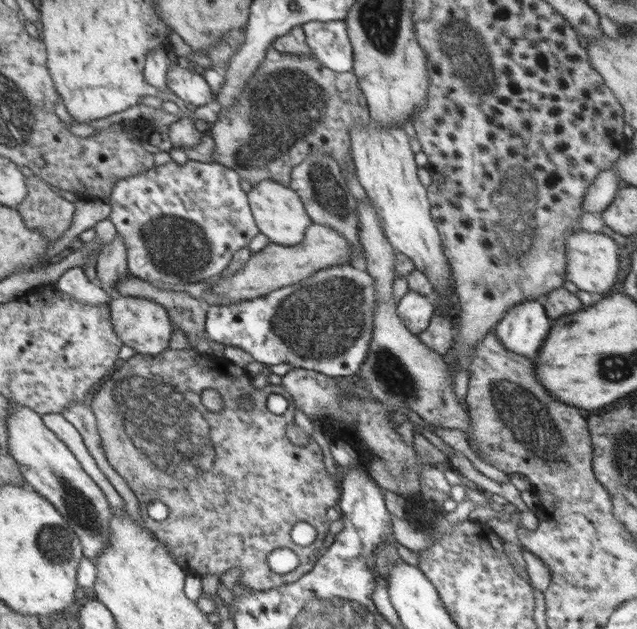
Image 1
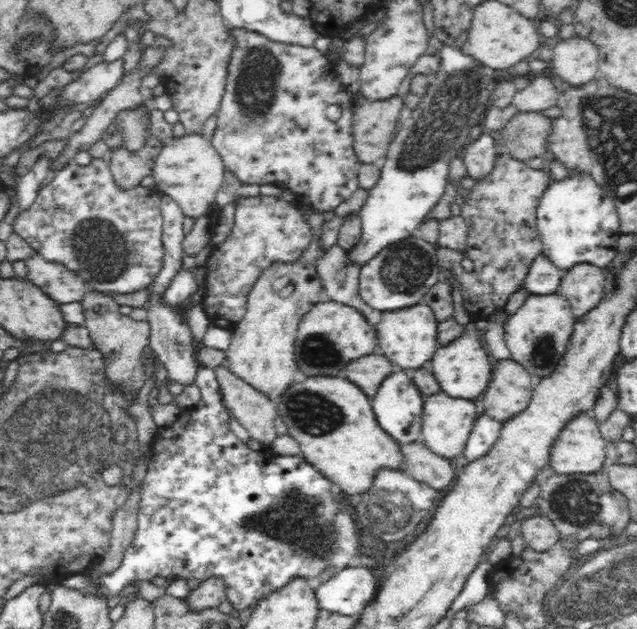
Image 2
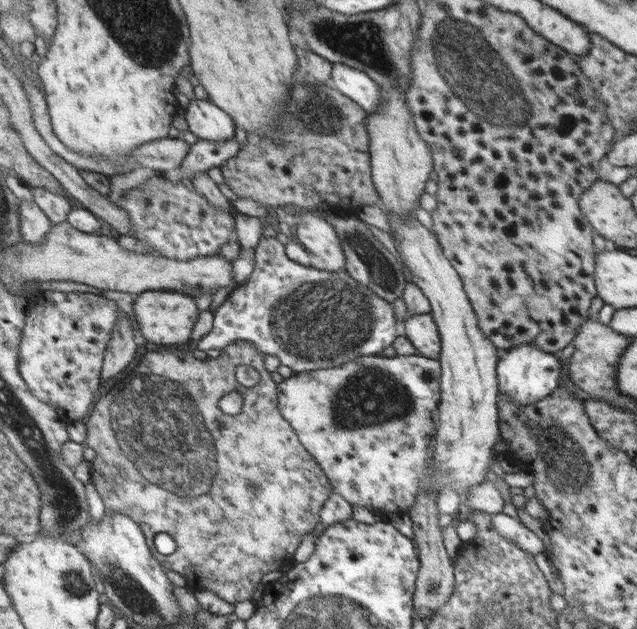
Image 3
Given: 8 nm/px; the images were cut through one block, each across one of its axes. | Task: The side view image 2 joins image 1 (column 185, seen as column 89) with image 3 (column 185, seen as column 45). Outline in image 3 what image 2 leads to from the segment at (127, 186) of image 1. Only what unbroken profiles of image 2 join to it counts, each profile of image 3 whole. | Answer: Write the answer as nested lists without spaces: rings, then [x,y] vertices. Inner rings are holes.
[[[154,174],[140,184],[138,188],[130,188],[123,194],[124,204],[121,210],[127,209],[133,223],[133,232],[129,236],[135,238],[137,244],[141,244],[141,252],[155,253],[167,258],[191,259],[193,257],[211,256],[217,254],[219,247],[229,240],[236,240],[234,230],[235,214],[237,210],[233,208],[229,201],[229,212],[217,210],[207,204],[203,196],[199,196],[195,190],[189,190],[178,181],[163,182],[161,175]]]

